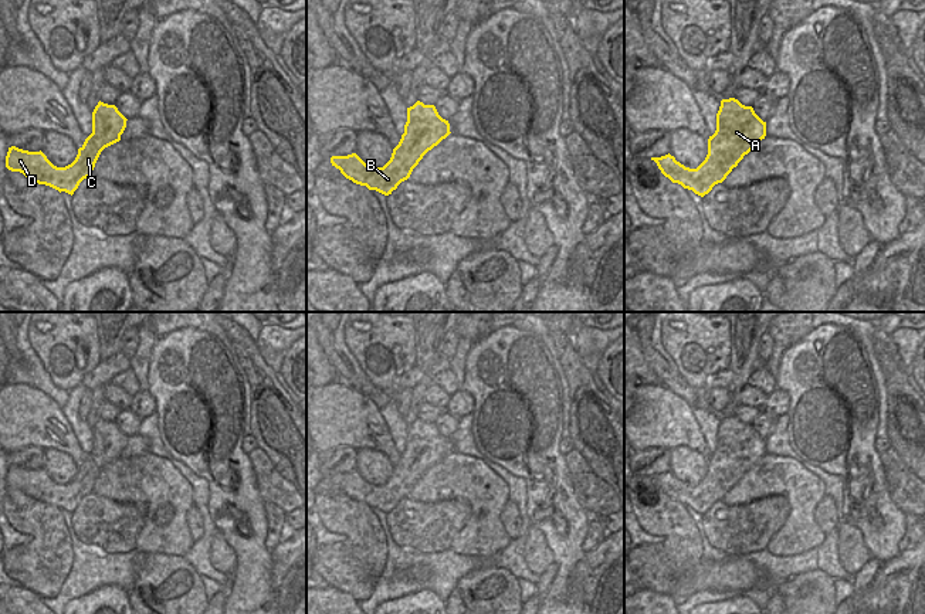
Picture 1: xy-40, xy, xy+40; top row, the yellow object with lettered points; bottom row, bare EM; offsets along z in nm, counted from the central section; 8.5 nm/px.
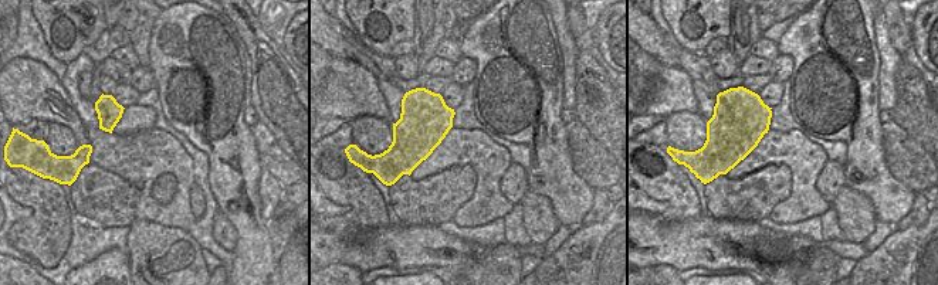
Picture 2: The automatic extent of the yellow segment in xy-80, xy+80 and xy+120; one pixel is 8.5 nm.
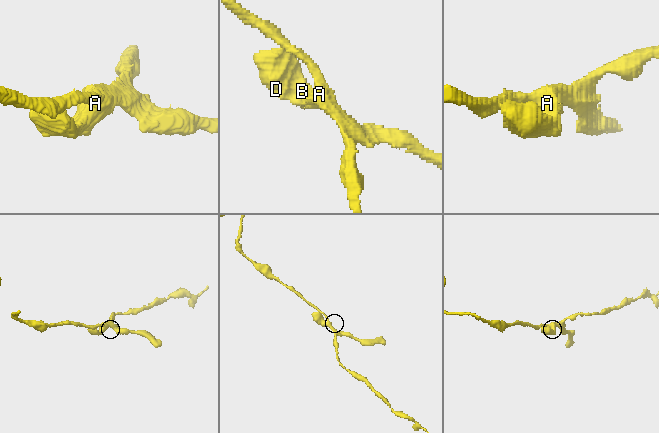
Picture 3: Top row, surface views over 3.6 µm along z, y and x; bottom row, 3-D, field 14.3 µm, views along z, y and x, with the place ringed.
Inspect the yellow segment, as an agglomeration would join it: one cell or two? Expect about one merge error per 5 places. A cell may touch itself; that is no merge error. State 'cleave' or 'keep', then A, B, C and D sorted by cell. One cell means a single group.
keep; A B C D

